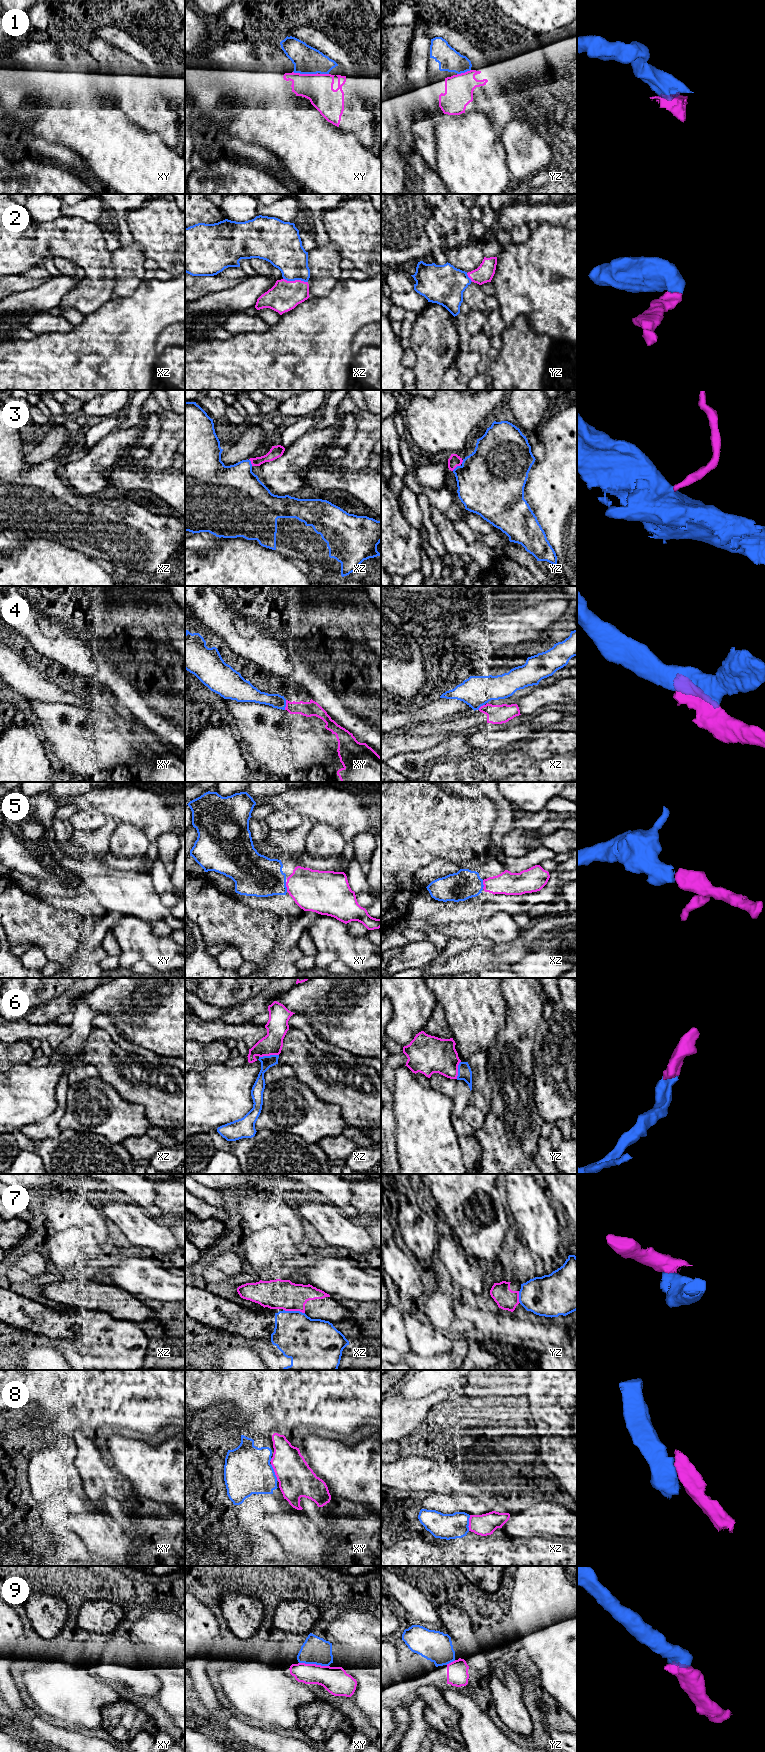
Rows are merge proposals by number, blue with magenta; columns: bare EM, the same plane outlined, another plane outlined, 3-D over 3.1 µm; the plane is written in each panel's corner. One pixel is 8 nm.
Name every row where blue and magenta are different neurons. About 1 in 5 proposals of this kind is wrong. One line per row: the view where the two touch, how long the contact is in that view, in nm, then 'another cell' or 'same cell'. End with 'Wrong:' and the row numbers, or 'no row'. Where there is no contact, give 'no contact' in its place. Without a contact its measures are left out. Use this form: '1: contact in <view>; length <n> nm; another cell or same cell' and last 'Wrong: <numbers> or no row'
1: contact in xy; length 200 nm; same cell
2: contact in xz; length 200 nm; same cell
3: contact in yz; length 130 nm; same cell
4: contact in xy; length 80 nm; another cell
5: contact in xy; length 80 nm; same cell
6: contact in xz; length 160 nm; same cell
7: contact in xz; length 180 nm; another cell
8: contact in xy; length 150 nm; another cell
9: contact in xy; length 240 nm; same cell
Wrong: 4, 7, 8

